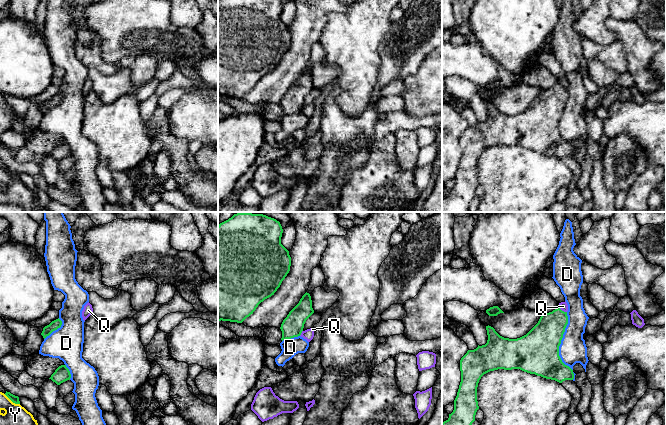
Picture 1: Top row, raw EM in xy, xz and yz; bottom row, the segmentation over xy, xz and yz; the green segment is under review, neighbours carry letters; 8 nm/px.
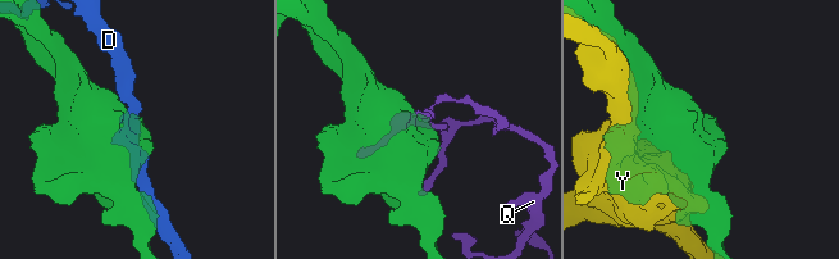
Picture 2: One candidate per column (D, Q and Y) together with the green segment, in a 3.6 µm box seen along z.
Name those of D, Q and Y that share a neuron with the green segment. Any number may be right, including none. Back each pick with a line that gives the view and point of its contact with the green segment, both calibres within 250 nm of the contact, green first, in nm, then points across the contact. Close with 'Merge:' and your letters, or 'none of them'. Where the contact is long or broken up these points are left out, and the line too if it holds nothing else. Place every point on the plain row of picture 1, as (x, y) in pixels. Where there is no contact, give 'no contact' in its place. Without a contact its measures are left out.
Merge: none of them

